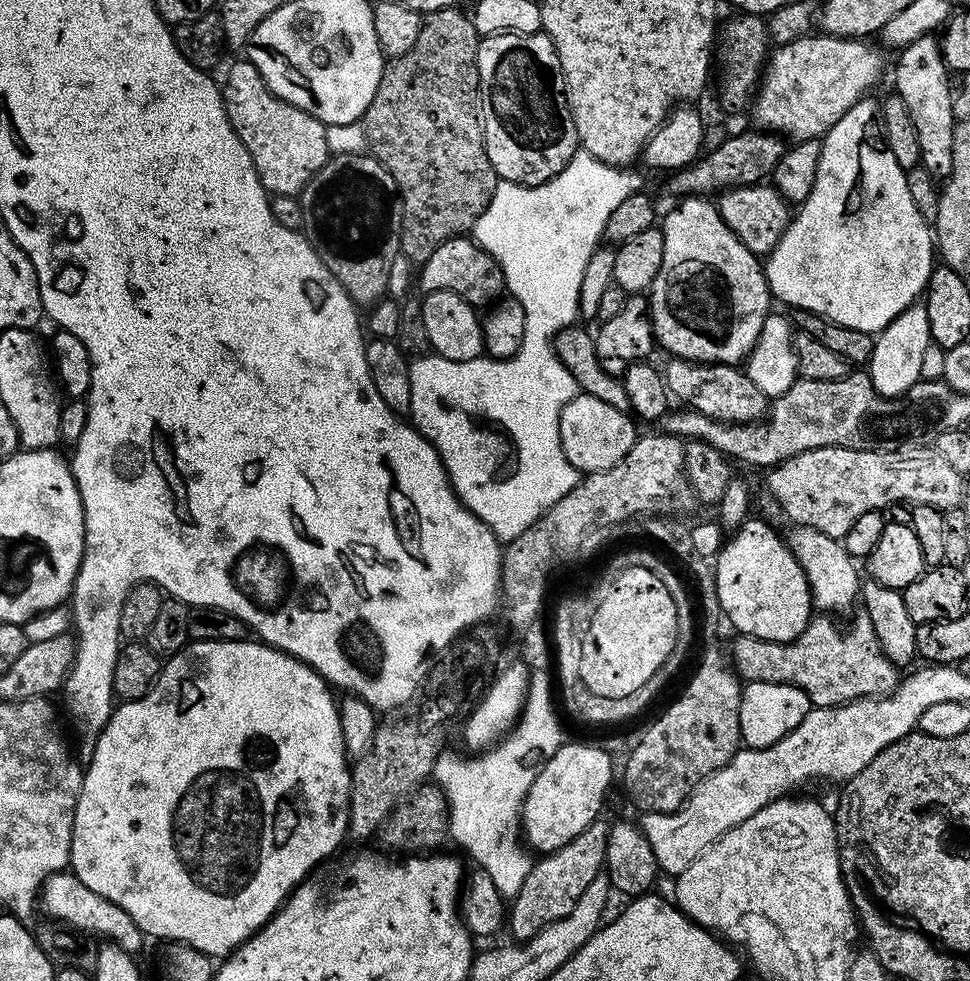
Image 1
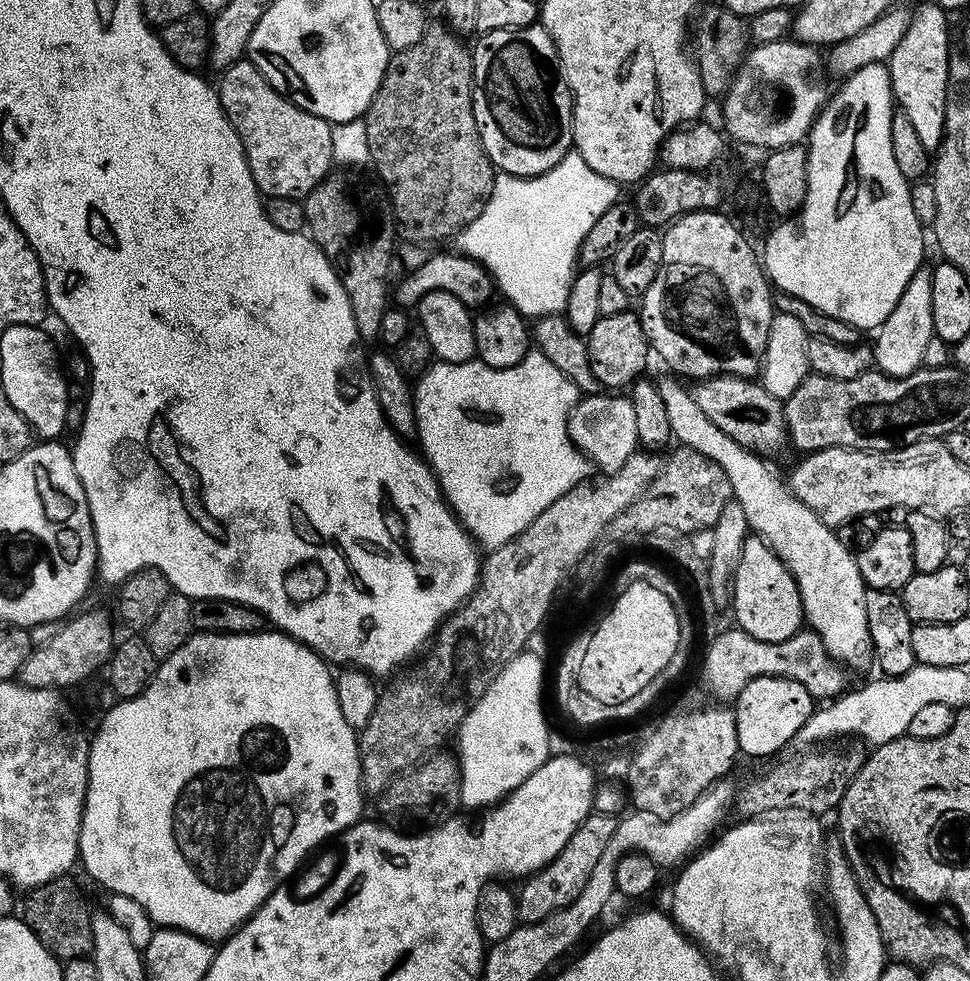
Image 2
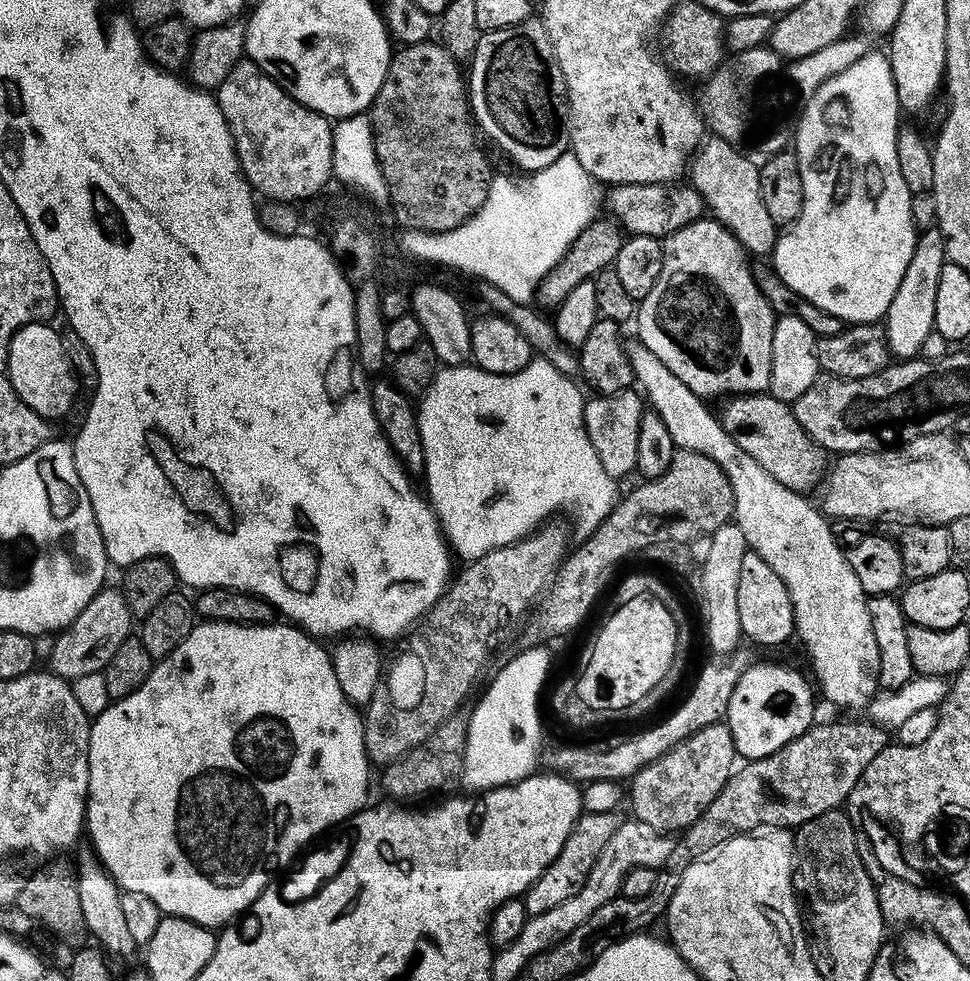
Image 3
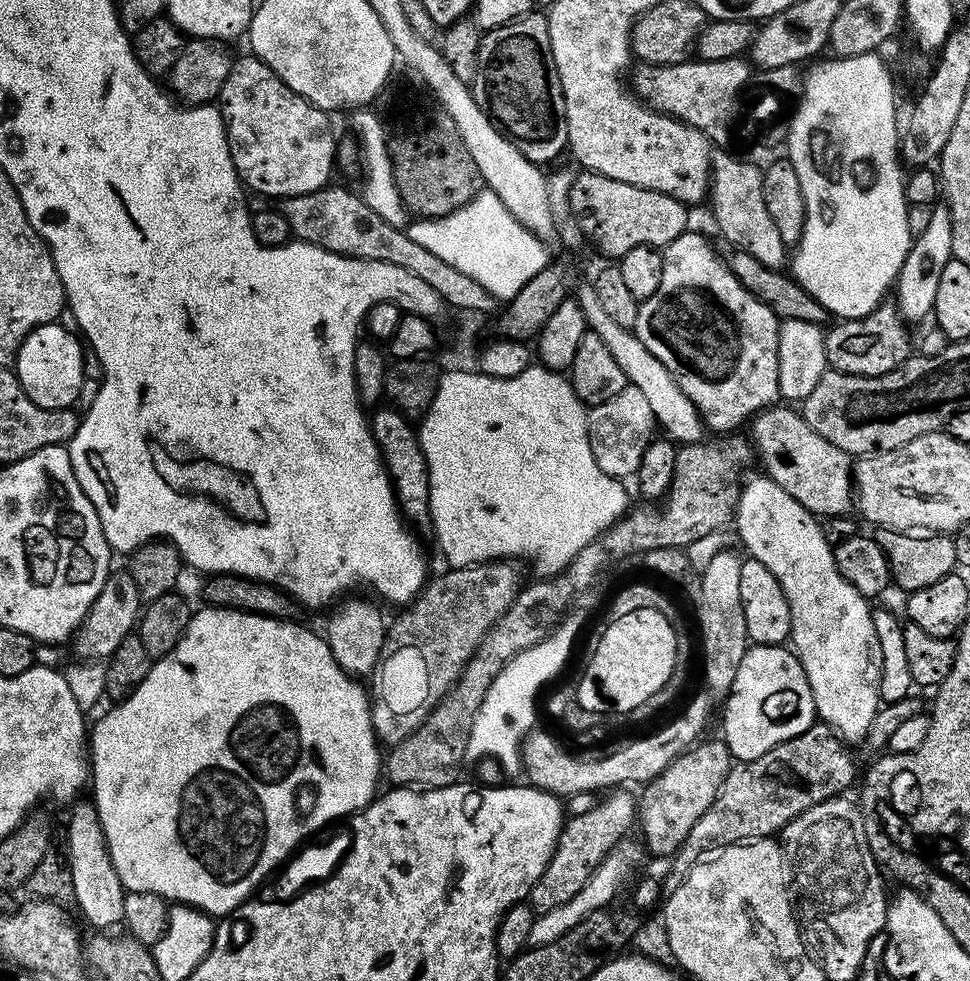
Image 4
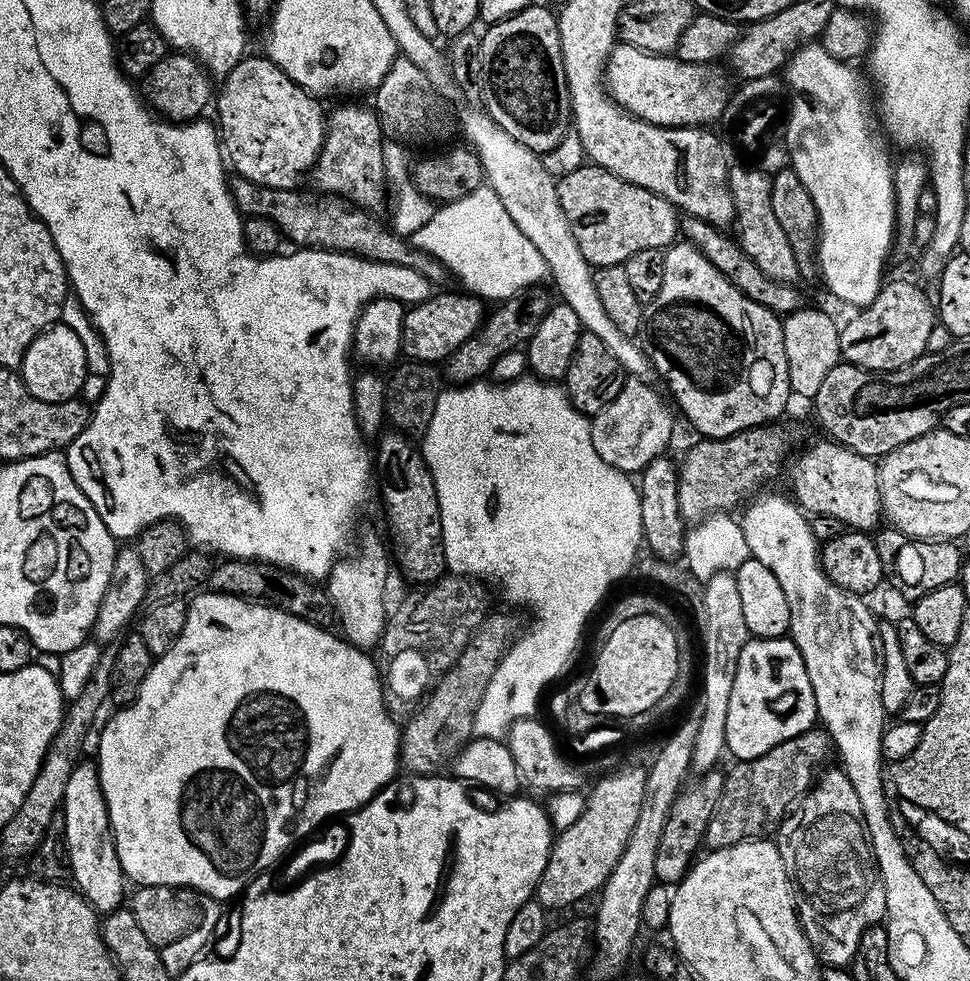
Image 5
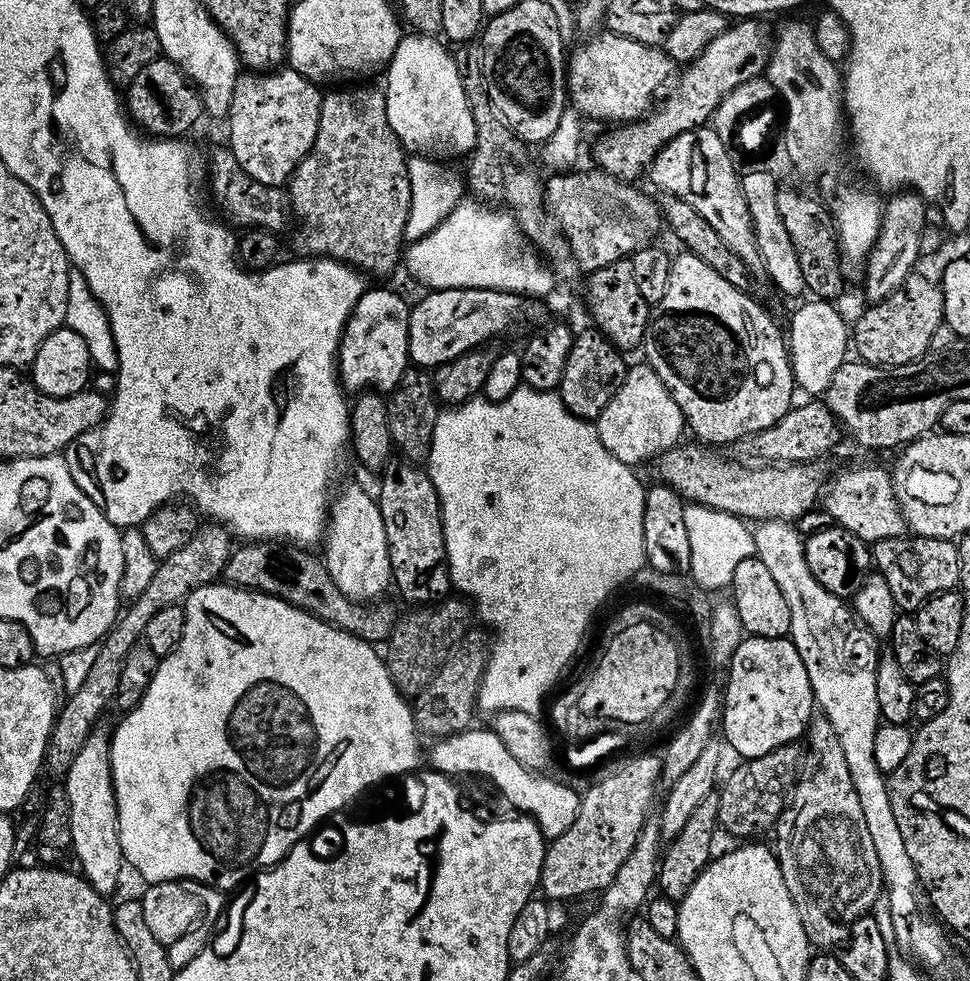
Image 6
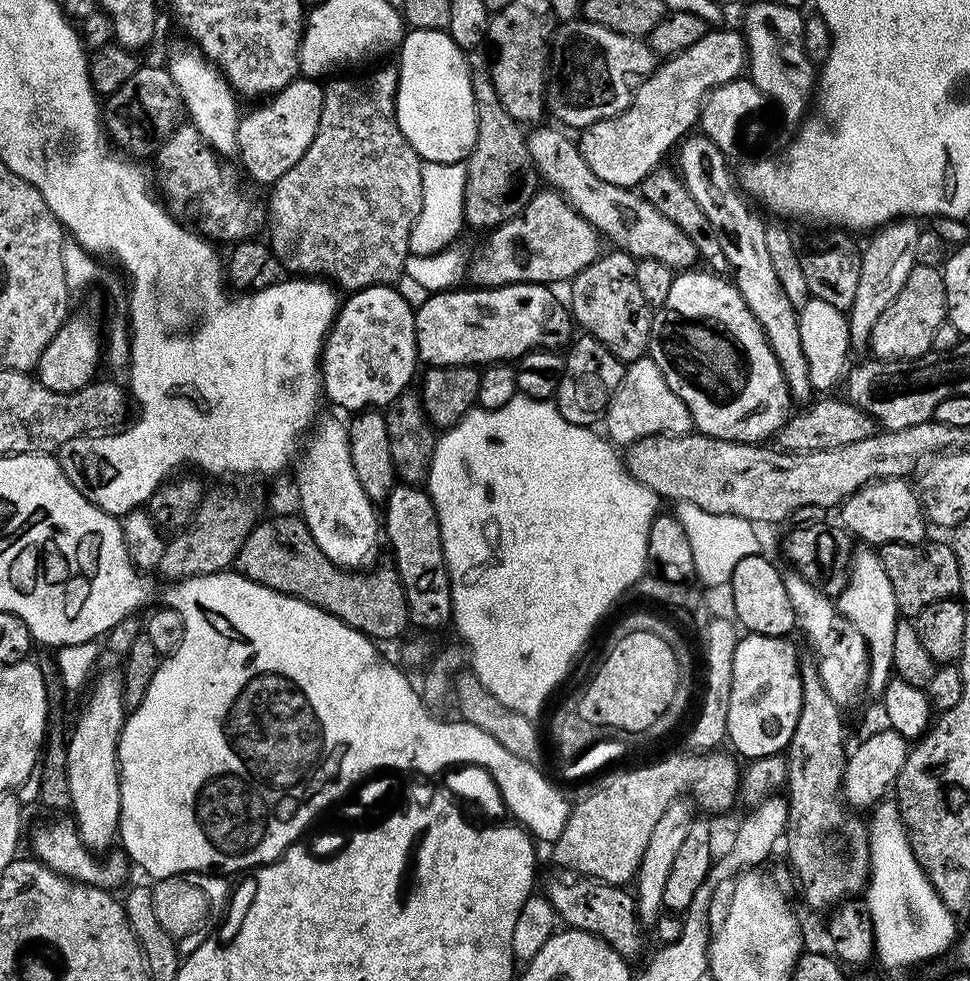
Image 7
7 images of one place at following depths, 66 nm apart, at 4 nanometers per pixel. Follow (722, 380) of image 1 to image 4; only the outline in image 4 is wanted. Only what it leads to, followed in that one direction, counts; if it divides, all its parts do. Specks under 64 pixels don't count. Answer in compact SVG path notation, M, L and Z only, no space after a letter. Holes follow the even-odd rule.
M773 406L757 412L750 421L751 443L755 455L764 463L763 475L770 477L794 502L817 518L847 516L854 508L854 460L838 450L834 442L826 442L806 423L795 407Z

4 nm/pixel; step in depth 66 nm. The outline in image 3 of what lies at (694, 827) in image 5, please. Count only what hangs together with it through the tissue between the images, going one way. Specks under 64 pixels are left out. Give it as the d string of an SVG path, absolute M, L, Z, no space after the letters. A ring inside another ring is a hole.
M727 723L711 724L690 734L632 776L630 804L632 800L635 819L661 834L682 833L718 798L737 764L738 753Z

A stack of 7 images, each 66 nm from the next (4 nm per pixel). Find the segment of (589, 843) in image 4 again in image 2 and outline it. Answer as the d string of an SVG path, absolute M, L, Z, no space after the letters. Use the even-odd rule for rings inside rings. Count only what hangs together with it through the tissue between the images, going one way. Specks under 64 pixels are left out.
M593 811L592 815L584 819L582 826L578 826L574 834L570 834L570 842L562 846L560 853L545 868L533 872L521 883L524 885L516 892L516 914L523 923L542 922L542 918L570 906L570 902L574 902L574 898L582 894L586 882L590 882L590 874L594 871L598 858L602 858L602 853L606 851L606 846L614 835L616 821L615 816Z

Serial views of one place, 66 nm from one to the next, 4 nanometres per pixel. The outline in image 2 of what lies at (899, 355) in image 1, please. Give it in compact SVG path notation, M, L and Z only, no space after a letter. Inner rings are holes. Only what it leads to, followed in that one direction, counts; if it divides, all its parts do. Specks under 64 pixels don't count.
M922 266L906 282L906 290L902 290L902 298L898 298L898 306L890 310L890 314L875 329L876 344L871 345L872 359L875 367L886 376L908 376L922 367L922 353L934 334L934 301L932 294L932 268Z

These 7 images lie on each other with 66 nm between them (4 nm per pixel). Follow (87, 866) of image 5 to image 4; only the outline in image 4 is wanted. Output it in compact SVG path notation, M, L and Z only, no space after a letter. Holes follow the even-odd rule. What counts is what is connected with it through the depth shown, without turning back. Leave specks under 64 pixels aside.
M76 802L71 805L72 813L68 816L68 838L66 837L66 847L70 862L70 871L73 875L74 882L74 904L80 907L80 912L93 924L96 930L112 930L117 923L118 925L124 918L124 898L126 889L124 883L118 878L118 870L114 870L114 862L108 853L106 838L102 830L102 822L96 813L96 805L92 802L80 804Z

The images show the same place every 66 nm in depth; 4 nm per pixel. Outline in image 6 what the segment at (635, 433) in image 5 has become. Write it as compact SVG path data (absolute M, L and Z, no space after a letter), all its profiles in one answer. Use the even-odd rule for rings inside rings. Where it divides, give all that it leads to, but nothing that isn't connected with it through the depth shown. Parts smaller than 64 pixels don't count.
M644 362L633 363L629 367L622 386L618 386L618 394L606 402L606 410L602 410L594 423L602 446L606 446L606 450L610 450L618 462L629 466L637 466L643 460L650 460L665 452L667 448L677 447L682 440L680 435L686 432L684 415L678 402L674 402L662 378L658 378L655 370Z

